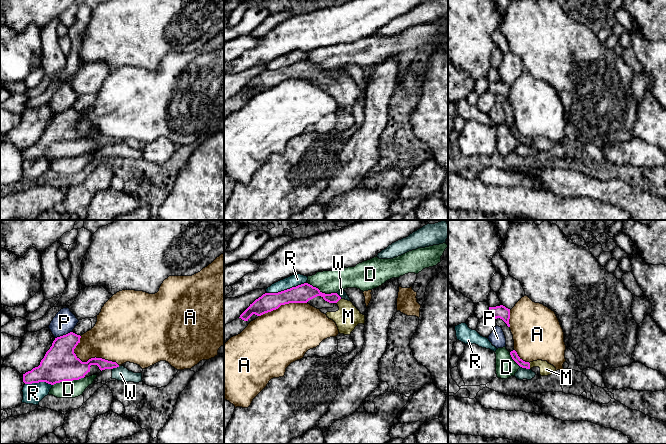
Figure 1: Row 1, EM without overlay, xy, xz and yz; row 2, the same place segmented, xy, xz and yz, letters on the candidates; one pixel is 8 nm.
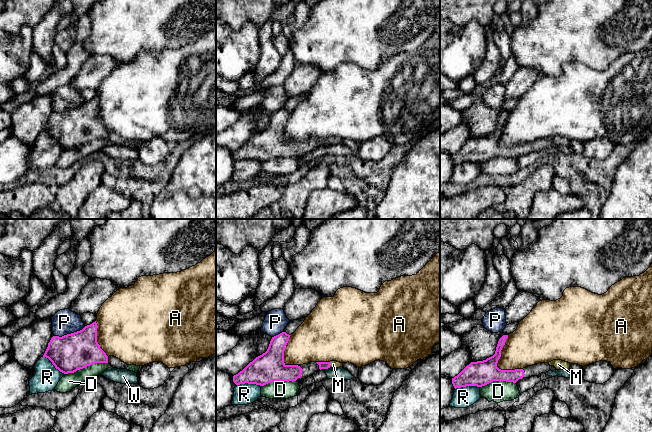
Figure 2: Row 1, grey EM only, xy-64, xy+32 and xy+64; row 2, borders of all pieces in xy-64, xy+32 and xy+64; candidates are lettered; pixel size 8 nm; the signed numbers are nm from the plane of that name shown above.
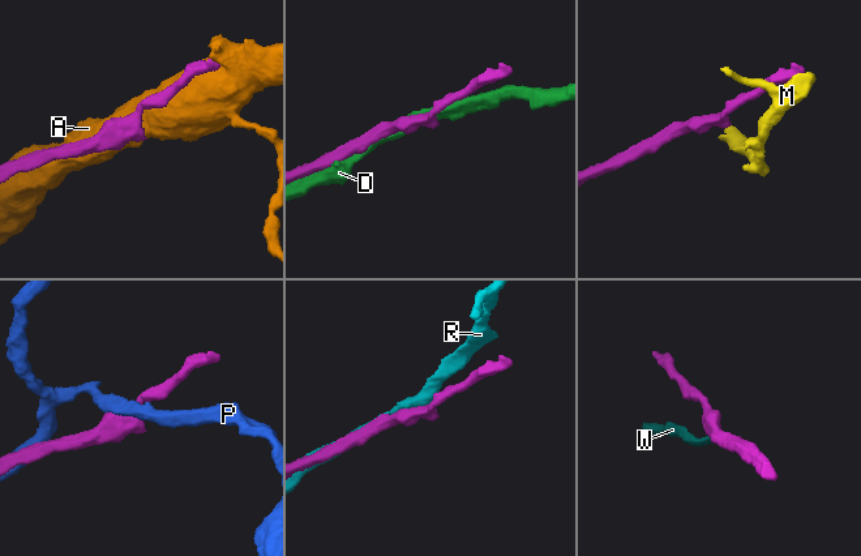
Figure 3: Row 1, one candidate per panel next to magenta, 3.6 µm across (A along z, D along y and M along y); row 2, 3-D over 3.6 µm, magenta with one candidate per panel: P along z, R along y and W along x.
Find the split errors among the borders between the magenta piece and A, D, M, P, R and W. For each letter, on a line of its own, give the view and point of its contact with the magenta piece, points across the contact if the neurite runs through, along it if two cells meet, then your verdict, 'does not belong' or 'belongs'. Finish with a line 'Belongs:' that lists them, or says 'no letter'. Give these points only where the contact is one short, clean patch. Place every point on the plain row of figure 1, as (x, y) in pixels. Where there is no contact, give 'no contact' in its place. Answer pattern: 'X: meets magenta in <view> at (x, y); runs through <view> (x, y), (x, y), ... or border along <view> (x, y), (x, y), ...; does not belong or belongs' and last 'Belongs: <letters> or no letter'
A: meets magenta in xy at (88, 136); does not belong
D: meets magenta in xy at (68, 156); does not belong
M: meets magenta in yz at (529, 142); runs through yz (514, 131), (521, 139), (529, 142), (541, 140), (546, 145); belongs
P: meets magenta in xy at (63, 111); does not belong
R: meets magenta in xz at (287, 65); does not belong
W: meets magenta in yz at (525, 143); border along yz (520, 142), (529, 145); does not belong
Belongs: M

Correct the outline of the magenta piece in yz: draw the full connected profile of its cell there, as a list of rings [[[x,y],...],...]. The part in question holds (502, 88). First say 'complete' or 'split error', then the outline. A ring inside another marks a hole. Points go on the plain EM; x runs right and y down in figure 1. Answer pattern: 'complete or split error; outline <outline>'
complete; outline [[[503,81],[496,83],[489,83],[489,90],[492,91],[495,95],[502,95],[508,103],[510,103],[509,95],[510,95],[510,85],[506,84]]]

